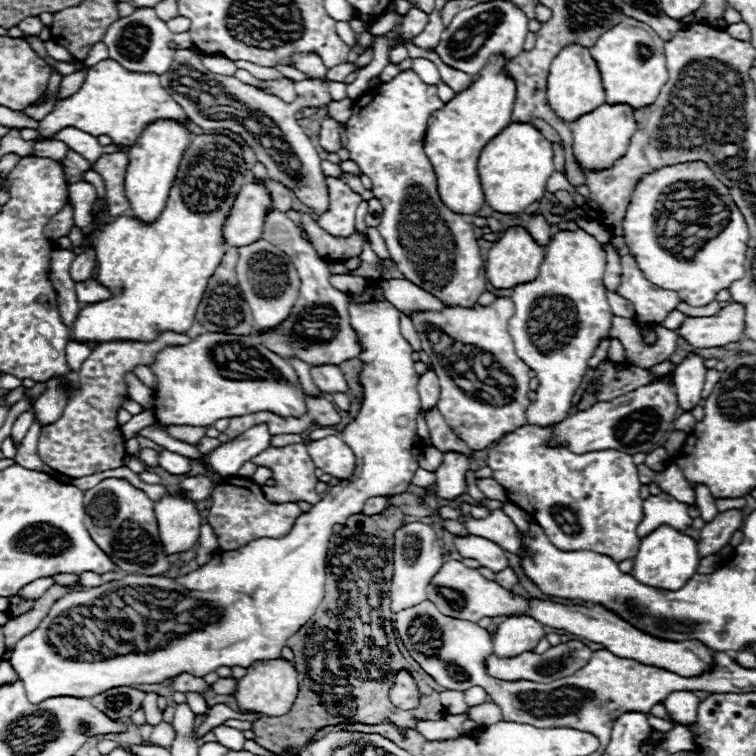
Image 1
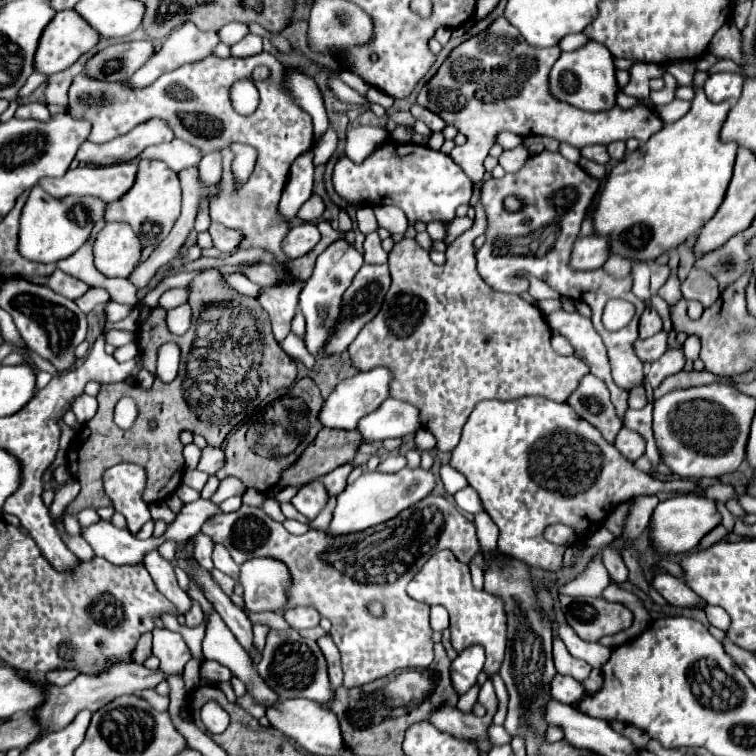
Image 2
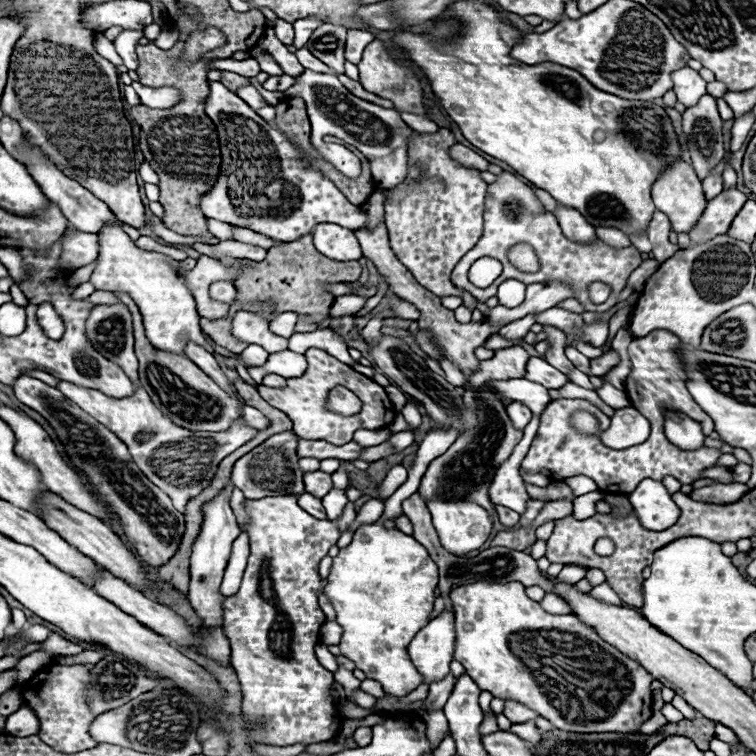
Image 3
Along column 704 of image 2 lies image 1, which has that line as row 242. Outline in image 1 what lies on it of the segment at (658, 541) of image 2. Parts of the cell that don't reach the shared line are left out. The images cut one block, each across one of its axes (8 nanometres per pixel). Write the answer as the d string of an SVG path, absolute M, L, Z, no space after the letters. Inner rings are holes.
M512 226L512 228L508 228L502 234L502 238L488 252L488 258L486 258L486 278L498 290L500 288L514 288L518 284L532 282L538 276L542 260L544 260L544 248L538 246L524 228Z

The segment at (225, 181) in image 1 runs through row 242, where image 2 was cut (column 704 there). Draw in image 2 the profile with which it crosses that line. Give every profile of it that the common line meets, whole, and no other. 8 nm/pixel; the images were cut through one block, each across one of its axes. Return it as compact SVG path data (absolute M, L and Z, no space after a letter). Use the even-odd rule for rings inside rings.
M696 88L692 108L684 118L672 124L664 124L660 132L656 132L648 142L640 144L632 154L628 154L622 162L618 162L618 166L612 168L594 212L596 232L612 236L612 254L620 254L624 258L630 258L632 262L652 262L660 254L668 252L670 248L676 248L680 242L700 232L700 228L716 214L728 190L738 150L736 142L720 140L720 128L728 116L728 110L728 102L714 104L706 98L702 88Z

